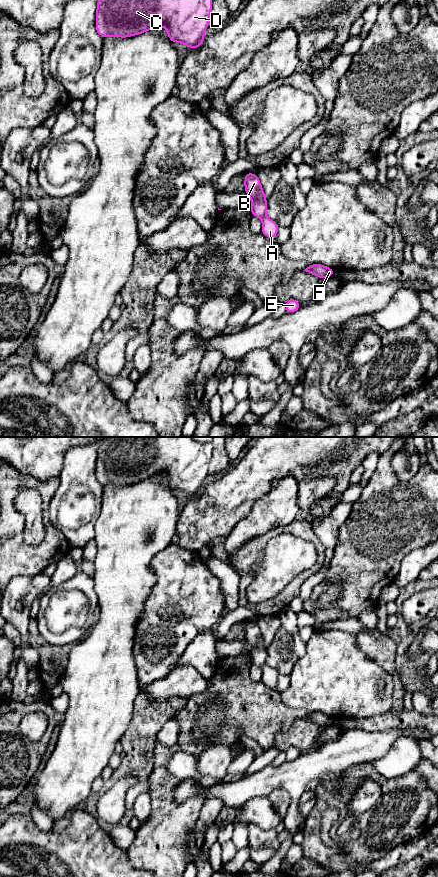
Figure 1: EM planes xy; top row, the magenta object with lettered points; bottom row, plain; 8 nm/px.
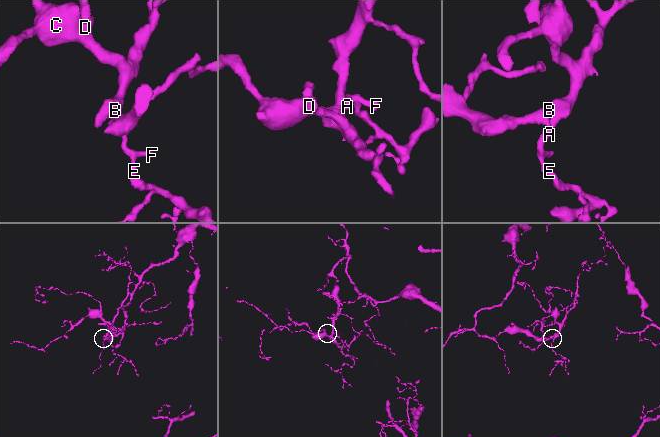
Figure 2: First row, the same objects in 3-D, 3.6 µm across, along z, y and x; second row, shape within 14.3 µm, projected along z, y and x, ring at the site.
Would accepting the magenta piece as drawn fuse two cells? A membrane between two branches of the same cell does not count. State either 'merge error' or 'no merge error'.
no merge error

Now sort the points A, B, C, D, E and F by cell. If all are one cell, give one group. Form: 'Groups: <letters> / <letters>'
Groups: A B C D E F

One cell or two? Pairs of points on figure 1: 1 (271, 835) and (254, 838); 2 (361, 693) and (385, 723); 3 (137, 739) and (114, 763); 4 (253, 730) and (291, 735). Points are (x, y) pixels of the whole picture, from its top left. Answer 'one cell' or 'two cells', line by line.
1: one cell
2: two cells
3: two cells
4: two cells

